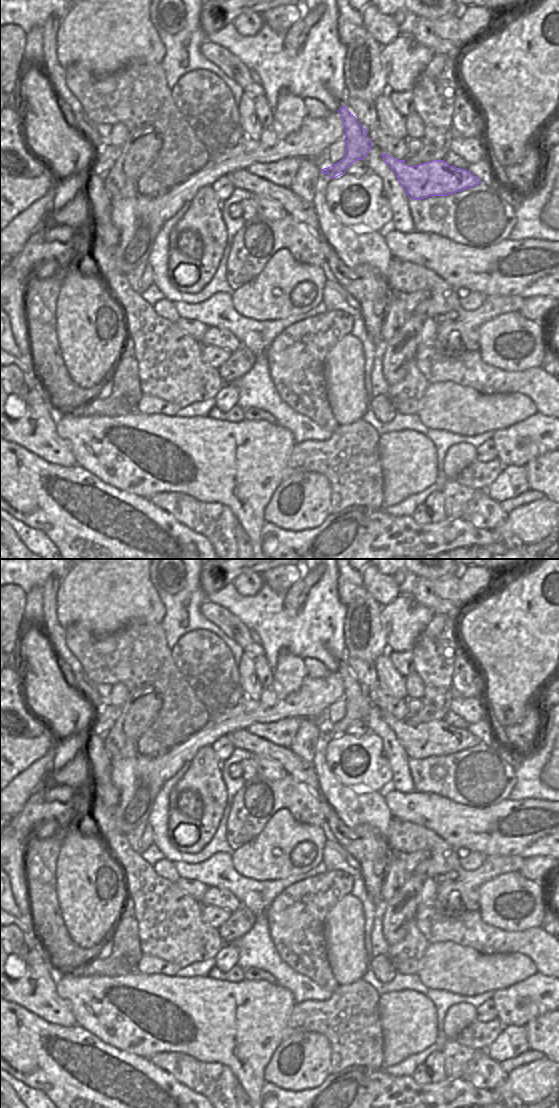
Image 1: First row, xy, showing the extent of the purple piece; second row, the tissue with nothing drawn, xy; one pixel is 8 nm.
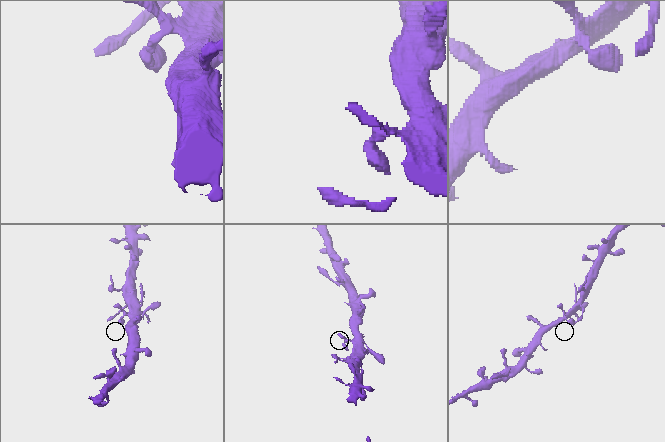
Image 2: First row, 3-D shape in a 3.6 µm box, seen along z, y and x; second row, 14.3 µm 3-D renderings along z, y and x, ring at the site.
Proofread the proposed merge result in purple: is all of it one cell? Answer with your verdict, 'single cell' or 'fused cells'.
single cell

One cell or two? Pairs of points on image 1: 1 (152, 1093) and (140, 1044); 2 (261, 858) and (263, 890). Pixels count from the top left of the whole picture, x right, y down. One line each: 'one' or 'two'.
1: two
2: two

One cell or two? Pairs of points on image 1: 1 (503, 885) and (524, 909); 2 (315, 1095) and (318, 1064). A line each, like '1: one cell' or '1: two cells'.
1: one cell
2: two cells

